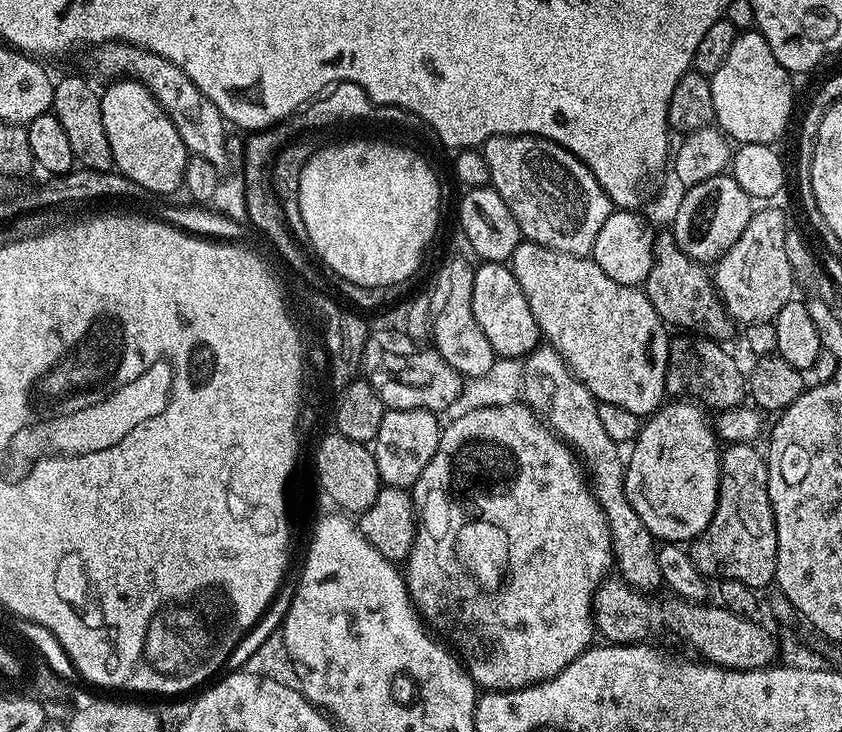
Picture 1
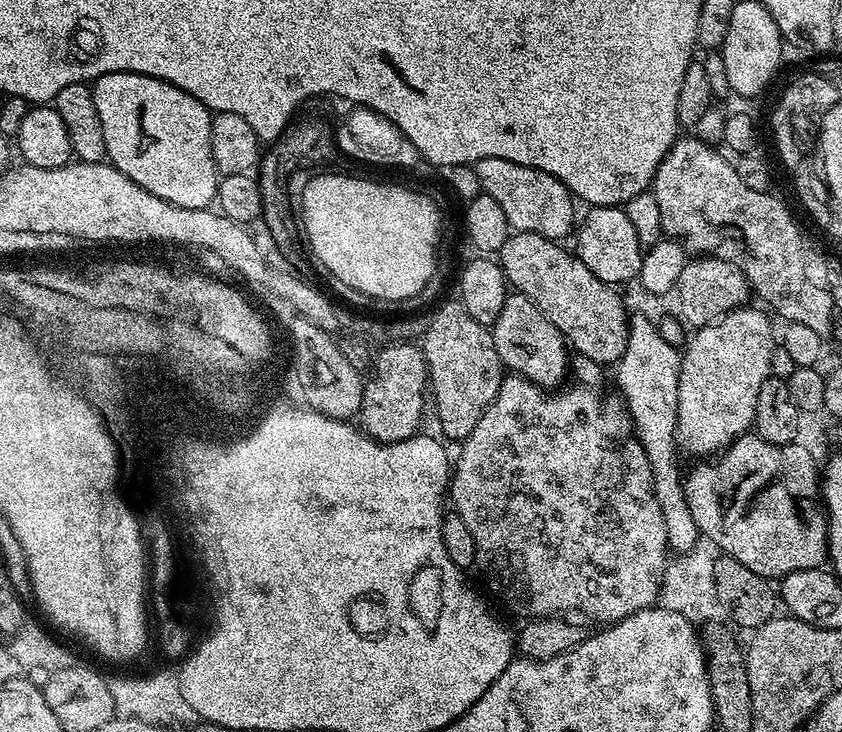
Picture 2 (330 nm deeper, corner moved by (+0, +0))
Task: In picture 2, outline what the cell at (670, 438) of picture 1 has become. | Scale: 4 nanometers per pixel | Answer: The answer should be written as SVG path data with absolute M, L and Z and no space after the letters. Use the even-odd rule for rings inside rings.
M753 306L735 308L733 312L726 313L725 316L715 320L712 324L703 324L701 328L695 329L691 334L692 341L688 344L688 349L683 349L680 357L680 373L678 374L678 426L676 427L676 447L681 453L689 452L692 458L712 458L724 451L736 441L740 436L745 435L756 423L756 407L758 406L758 390L762 390L762 382L772 375L770 370L770 358L778 346L778 340L772 337L772 324L768 321L767 311L759 312Z

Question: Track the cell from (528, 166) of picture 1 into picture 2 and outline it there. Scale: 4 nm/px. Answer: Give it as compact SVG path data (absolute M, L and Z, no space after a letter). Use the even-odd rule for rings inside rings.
M482 158L474 167L483 195L494 198L494 202L502 206L509 229L542 234L557 242L563 241L568 231L573 231L577 223L576 208L572 205L574 197L562 181L554 178L554 174L534 170L530 166L518 166L514 162L506 162L506 158Z

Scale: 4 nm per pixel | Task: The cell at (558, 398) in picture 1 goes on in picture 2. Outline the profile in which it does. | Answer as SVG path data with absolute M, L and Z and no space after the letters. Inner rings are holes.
M510 292L498 318L491 325L494 348L505 369L526 377L546 390L559 387L569 371L570 354L564 336L525 295Z

